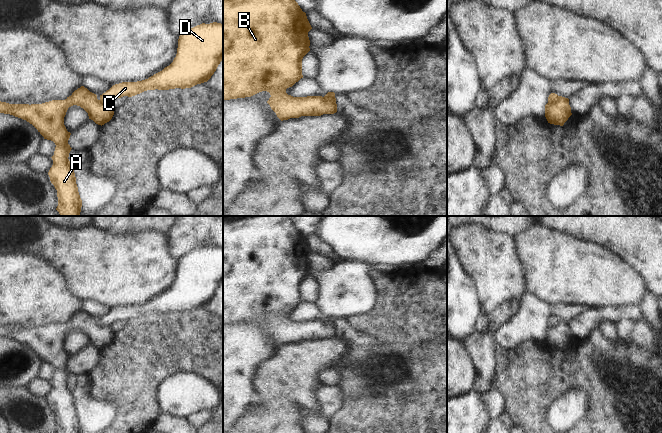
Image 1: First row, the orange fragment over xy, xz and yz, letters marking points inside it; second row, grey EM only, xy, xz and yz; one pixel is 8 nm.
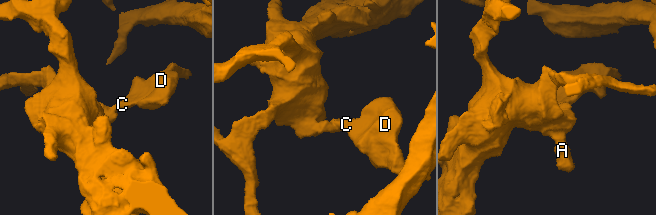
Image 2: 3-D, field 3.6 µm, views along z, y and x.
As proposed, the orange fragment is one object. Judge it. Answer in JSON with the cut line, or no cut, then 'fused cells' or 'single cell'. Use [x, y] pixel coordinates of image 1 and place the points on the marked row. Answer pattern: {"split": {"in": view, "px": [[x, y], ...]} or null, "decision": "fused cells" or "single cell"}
{"split": {"in": "yz", "px": [[560, 96], [555, 101], [548, 103]]}, "decision": "fused cells"}

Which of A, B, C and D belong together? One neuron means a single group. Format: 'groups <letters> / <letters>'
groups A B / C D

